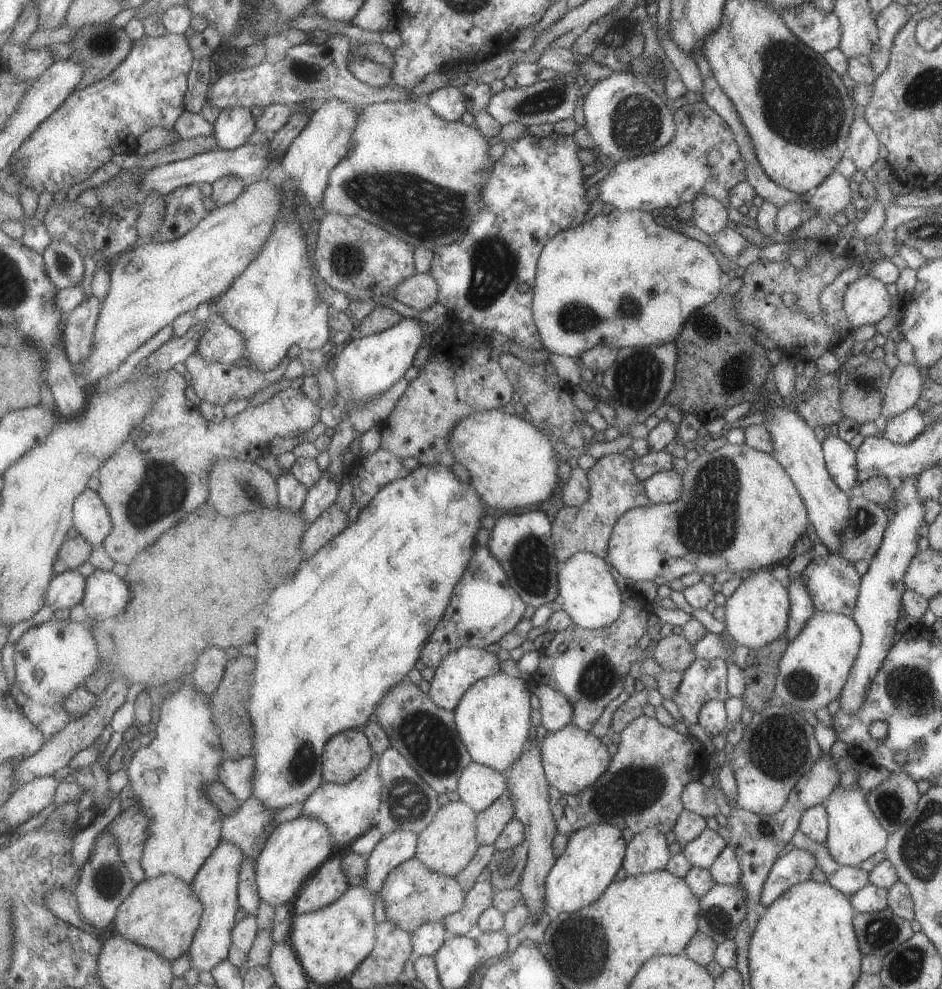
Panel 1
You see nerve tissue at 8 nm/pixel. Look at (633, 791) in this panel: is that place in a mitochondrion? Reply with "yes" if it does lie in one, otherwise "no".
yes

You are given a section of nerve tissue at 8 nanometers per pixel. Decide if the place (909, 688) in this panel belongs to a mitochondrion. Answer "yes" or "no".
yes

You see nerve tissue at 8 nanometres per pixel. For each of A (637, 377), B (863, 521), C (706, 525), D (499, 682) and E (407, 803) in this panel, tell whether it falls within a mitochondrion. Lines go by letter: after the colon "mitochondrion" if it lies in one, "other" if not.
A: mitochondrion
B: mitochondrion
C: mitochondrion
D: other
E: mitochondrion

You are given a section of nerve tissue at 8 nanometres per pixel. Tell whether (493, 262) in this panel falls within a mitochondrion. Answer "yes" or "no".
yes

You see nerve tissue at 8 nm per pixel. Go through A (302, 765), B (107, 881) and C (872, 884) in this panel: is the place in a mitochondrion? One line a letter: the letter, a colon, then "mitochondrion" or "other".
A: mitochondrion
B: mitochondrion
C: other

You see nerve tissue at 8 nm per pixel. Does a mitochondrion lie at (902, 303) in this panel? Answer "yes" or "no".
no

